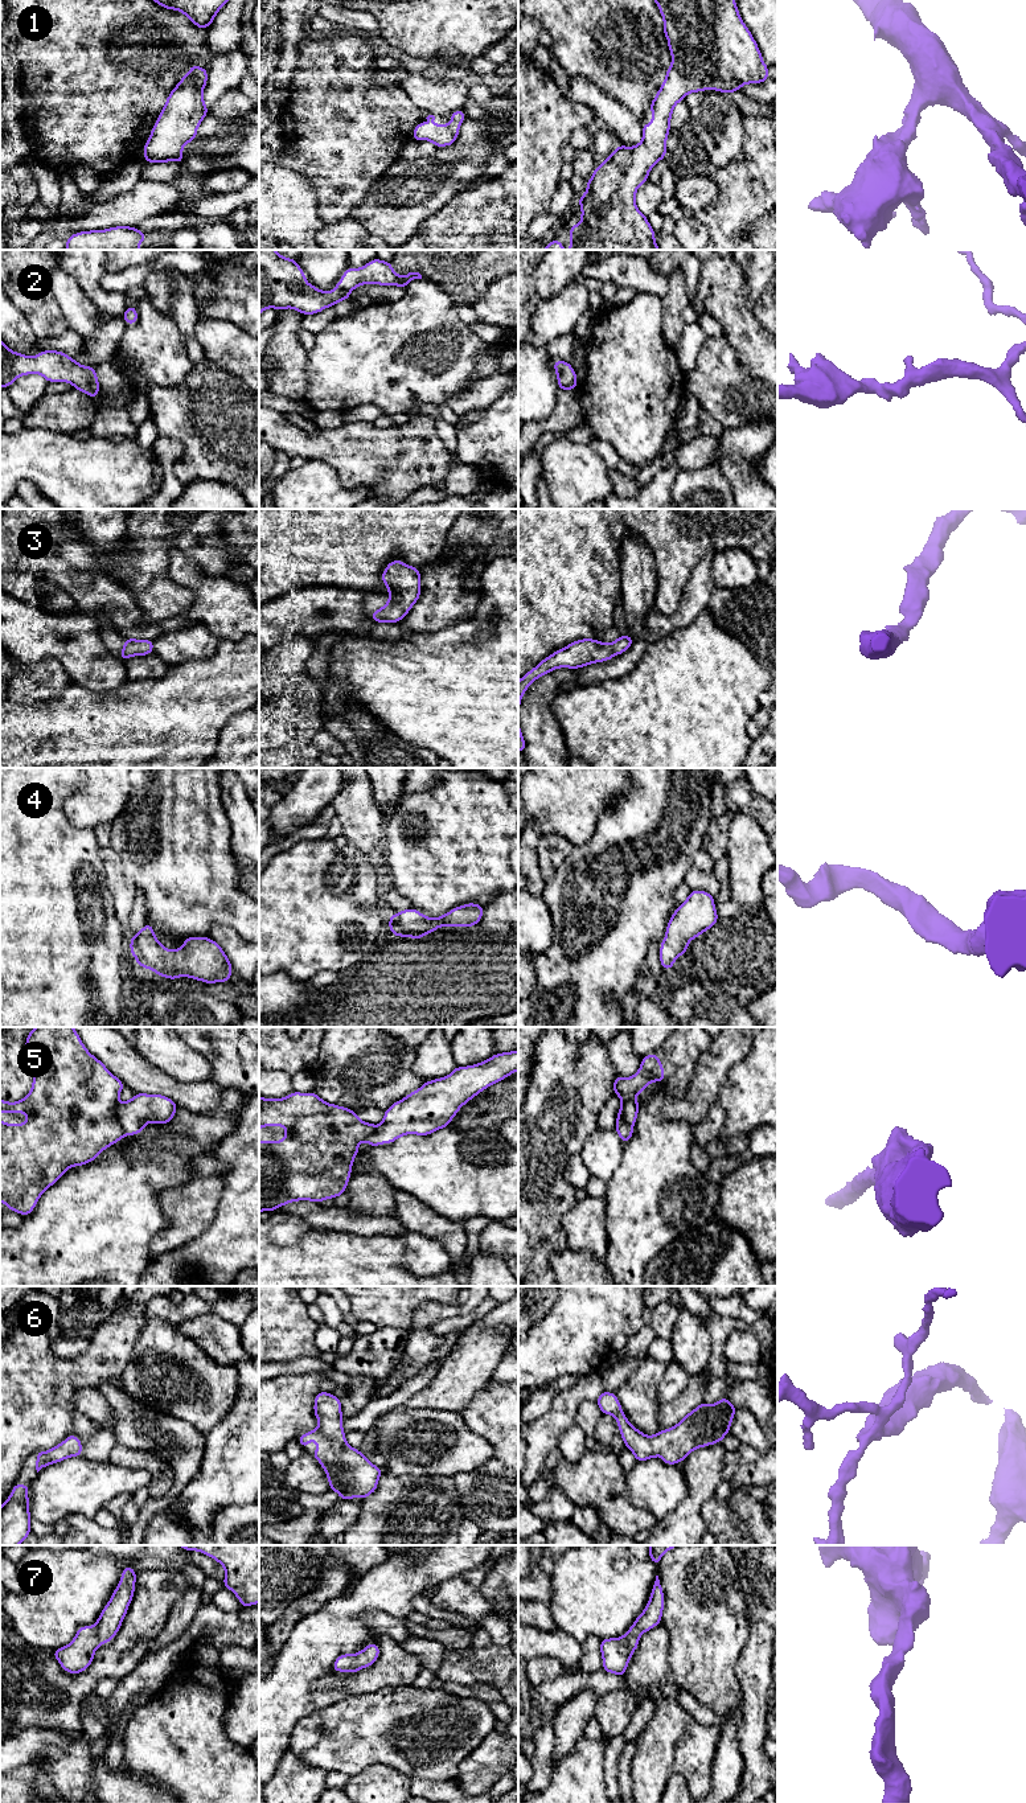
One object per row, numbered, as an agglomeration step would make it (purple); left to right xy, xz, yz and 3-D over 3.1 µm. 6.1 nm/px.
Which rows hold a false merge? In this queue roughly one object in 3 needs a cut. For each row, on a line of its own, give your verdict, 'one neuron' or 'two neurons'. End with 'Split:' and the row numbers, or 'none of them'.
1: one neuron
2: one neuron
3: one neuron
4: one neuron
5: two neurons
6: one neuron
7: one neuron
Split: 5

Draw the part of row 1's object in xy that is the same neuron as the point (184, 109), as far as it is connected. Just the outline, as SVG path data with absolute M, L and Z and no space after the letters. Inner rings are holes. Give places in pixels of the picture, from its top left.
M192 65L189 73L171 91L144 144L145 163L182 163L182 148L196 140L197 128L208 115L202 91L208 70Z

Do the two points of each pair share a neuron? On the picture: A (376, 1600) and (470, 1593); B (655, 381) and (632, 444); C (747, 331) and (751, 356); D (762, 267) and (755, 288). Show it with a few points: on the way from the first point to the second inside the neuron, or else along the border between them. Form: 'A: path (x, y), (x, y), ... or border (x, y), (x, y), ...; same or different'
A: border (463, 1573), (456, 1573), (443, 1580), (435, 1588); different
B: path (639, 397), (636, 399), (636, 428); same
C: path (749, 337), (751, 349); same
D: path (756, 272), (755, 283); same

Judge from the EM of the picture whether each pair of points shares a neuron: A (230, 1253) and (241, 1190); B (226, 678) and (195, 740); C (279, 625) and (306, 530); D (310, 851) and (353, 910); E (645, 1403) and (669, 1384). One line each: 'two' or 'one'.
A: one
B: one
C: two
D: one
E: two

